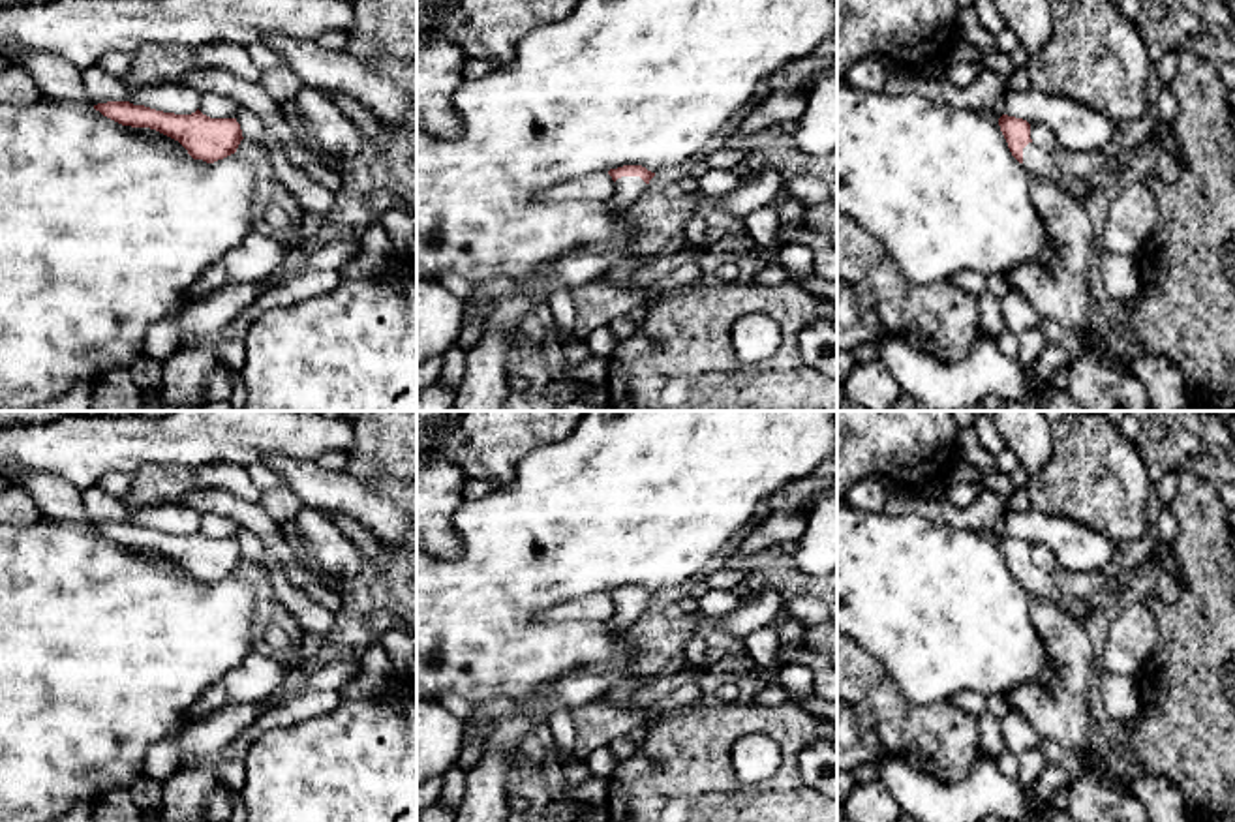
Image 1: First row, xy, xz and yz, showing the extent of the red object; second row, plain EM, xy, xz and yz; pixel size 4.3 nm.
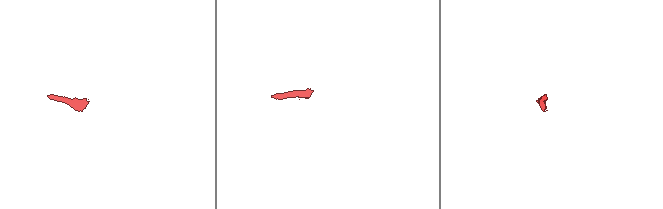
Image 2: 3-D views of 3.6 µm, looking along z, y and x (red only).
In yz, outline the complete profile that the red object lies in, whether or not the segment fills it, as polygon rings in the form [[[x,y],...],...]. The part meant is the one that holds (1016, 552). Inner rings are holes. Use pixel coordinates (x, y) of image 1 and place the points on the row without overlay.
[[[1002,535],[999,546],[1012,576],[1023,584],[1030,595],[1044,599],[1057,599],[1060,595],[1051,572],[1032,563],[1030,544],[1027,540]]]

